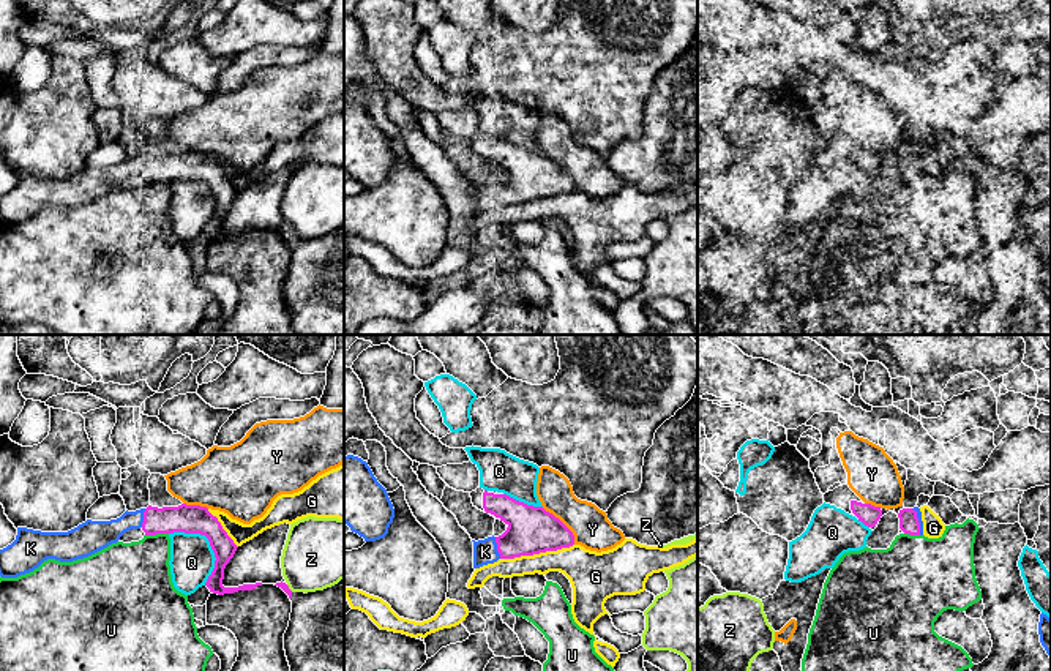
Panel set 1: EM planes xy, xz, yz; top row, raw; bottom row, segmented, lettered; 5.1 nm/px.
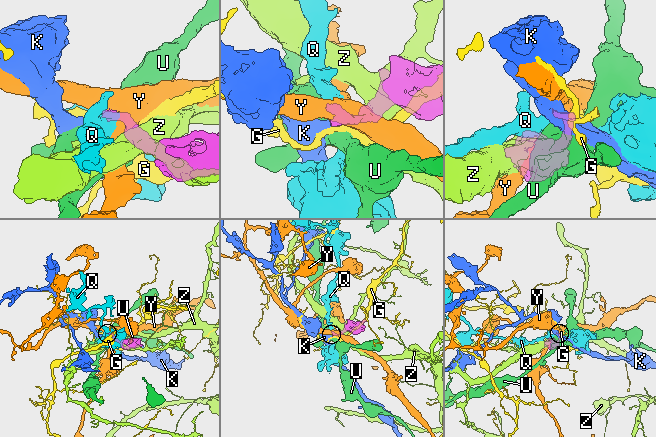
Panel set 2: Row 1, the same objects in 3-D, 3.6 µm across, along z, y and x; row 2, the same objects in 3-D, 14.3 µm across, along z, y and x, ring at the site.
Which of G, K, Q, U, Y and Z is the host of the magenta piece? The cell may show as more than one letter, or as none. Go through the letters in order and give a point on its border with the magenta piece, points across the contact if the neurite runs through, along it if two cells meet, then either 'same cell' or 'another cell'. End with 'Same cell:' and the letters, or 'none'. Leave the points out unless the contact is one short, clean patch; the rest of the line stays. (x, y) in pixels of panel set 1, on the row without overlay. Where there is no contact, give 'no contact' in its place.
G: meets magenta in xz at (537, 199); border along xz (573, 190), (564, 194), (501, 206); another cell
K: meets magenta in xz at (497, 194); same cell
Q: meets magenta in xy at (210, 190); another cell
U: meets magenta in xy at (157, 179); another cell
Y: meets magenta in xz at (562, 169); another cell
Z: meets magenta in xy at (287, 234); another cell
Same cell: K

